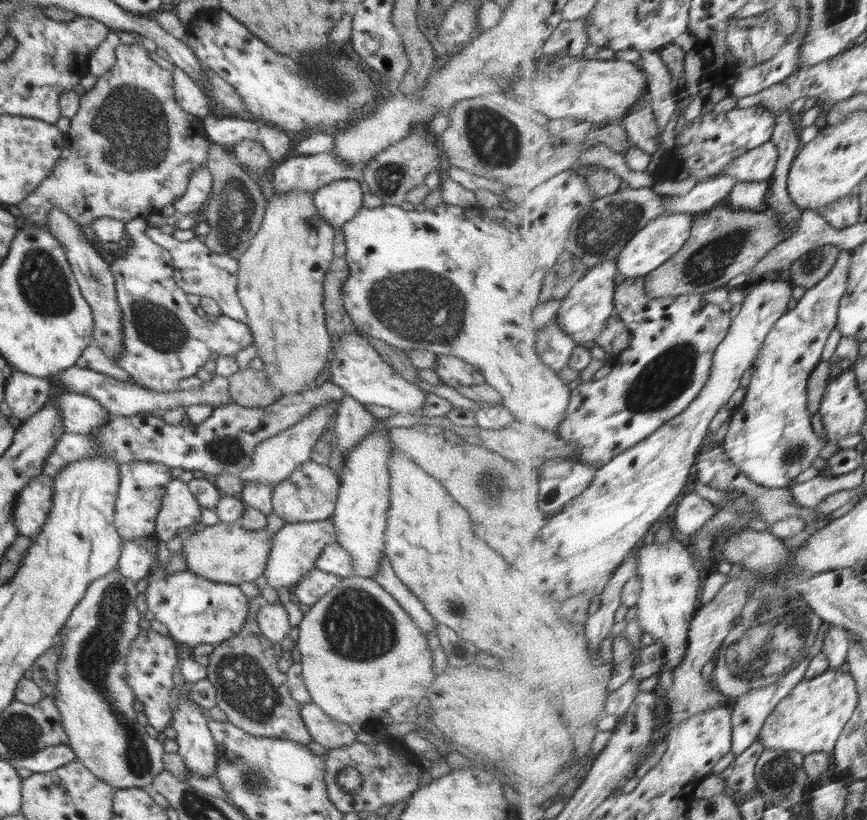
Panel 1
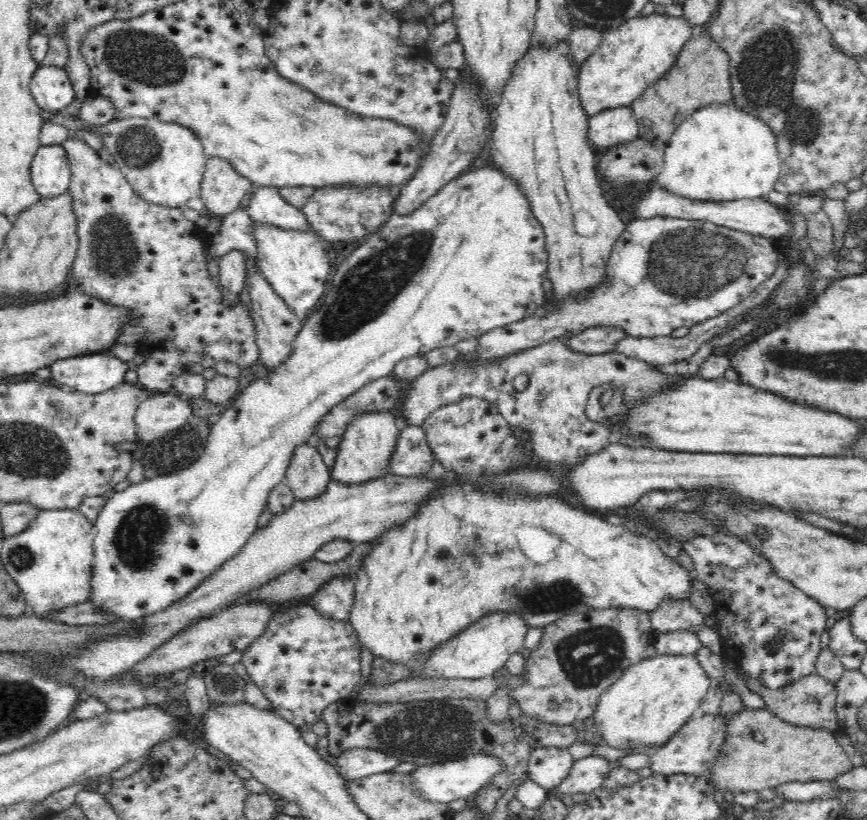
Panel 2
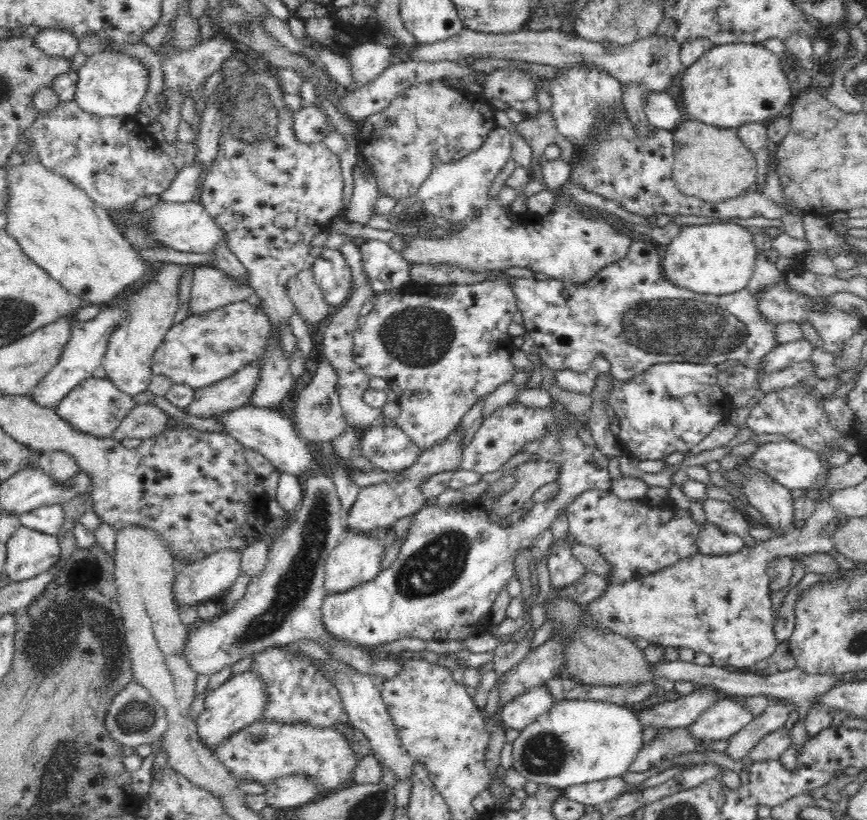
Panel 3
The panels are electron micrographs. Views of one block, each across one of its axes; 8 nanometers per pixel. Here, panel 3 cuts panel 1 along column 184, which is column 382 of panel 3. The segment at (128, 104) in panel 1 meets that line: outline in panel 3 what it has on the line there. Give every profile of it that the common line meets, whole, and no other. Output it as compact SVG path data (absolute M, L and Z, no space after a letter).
M438 79L420 82L404 90L383 112L364 120L356 138L359 151L375 172L378 194L390 195L397 201L416 195L440 163L458 162L482 147L491 132L498 129L495 112L493 103L486 98L462 89L450 88Z

